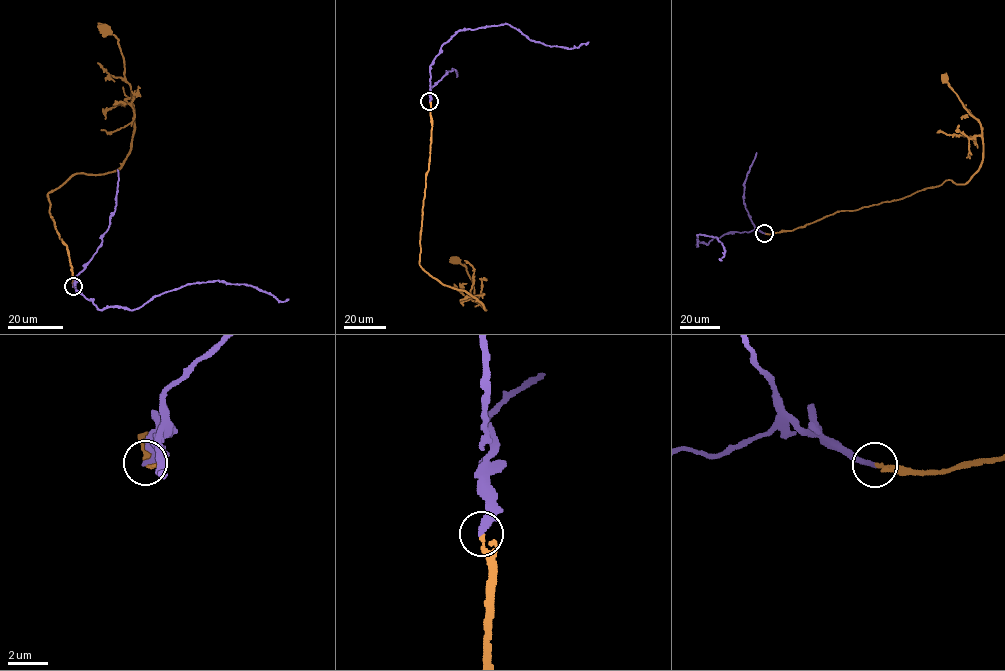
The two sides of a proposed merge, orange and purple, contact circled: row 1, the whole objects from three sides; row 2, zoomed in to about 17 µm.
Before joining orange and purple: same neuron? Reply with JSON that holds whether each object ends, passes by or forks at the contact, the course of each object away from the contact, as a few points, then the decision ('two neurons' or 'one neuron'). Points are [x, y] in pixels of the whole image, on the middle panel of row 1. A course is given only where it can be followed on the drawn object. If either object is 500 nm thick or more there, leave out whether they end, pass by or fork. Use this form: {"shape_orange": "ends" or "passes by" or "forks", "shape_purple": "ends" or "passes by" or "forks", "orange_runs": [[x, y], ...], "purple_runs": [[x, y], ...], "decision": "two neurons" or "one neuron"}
{"shape_orange": "ends", "shape_purple": "ends", "orange_runs": [[429, 101], [432, 129], [419, 265], [445, 285], [465, 290], [486, 310], [476, 301], [466, 268], [455, 259]], "purple_runs": [[429, 101], [430, 65], [442, 45], [459, 30], [505, 24], [530, 40], [551, 46], [572, 48], [589, 42]], "decision": "one neuron"}

